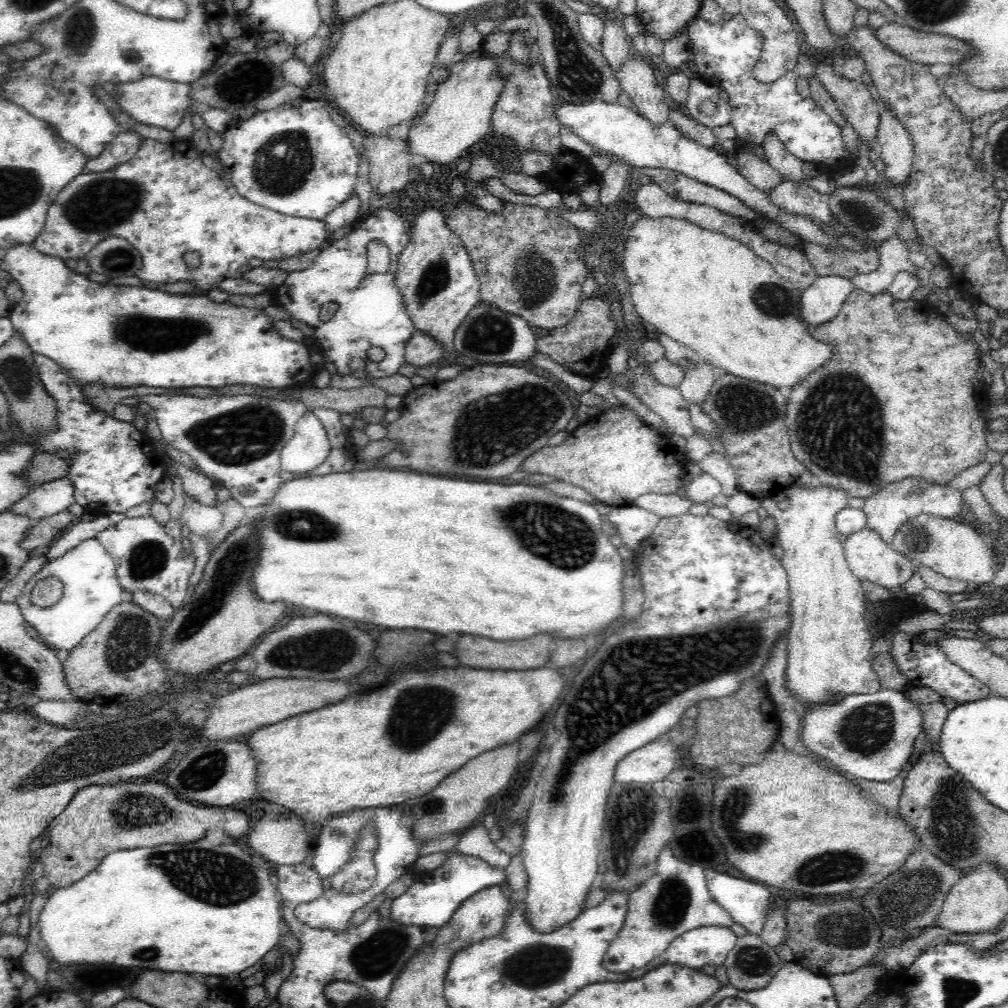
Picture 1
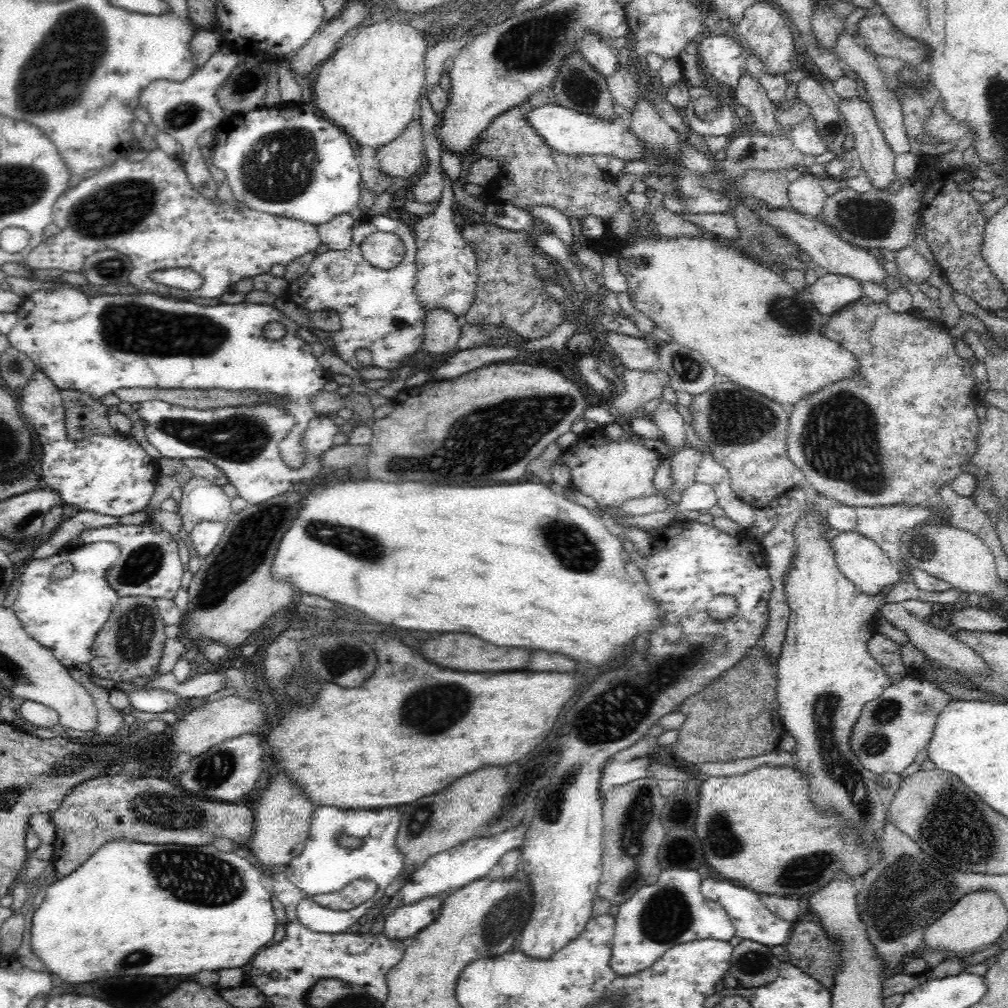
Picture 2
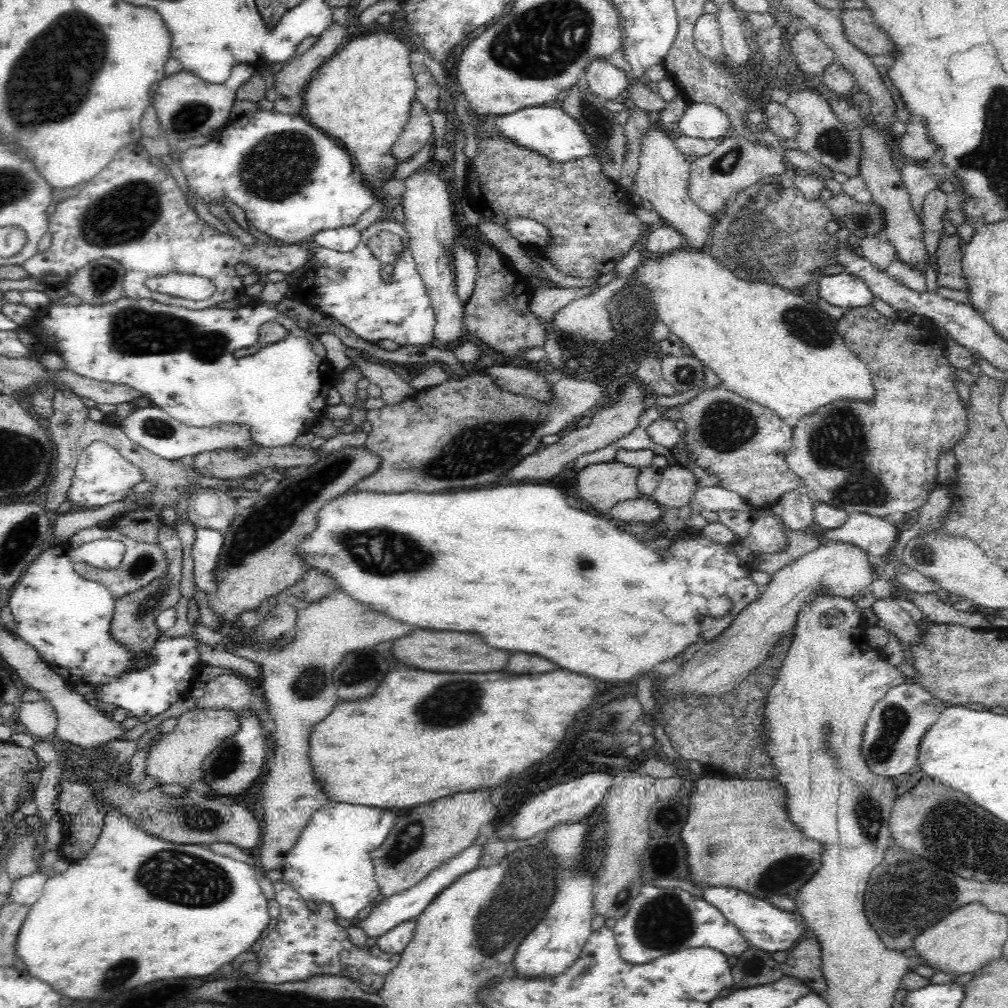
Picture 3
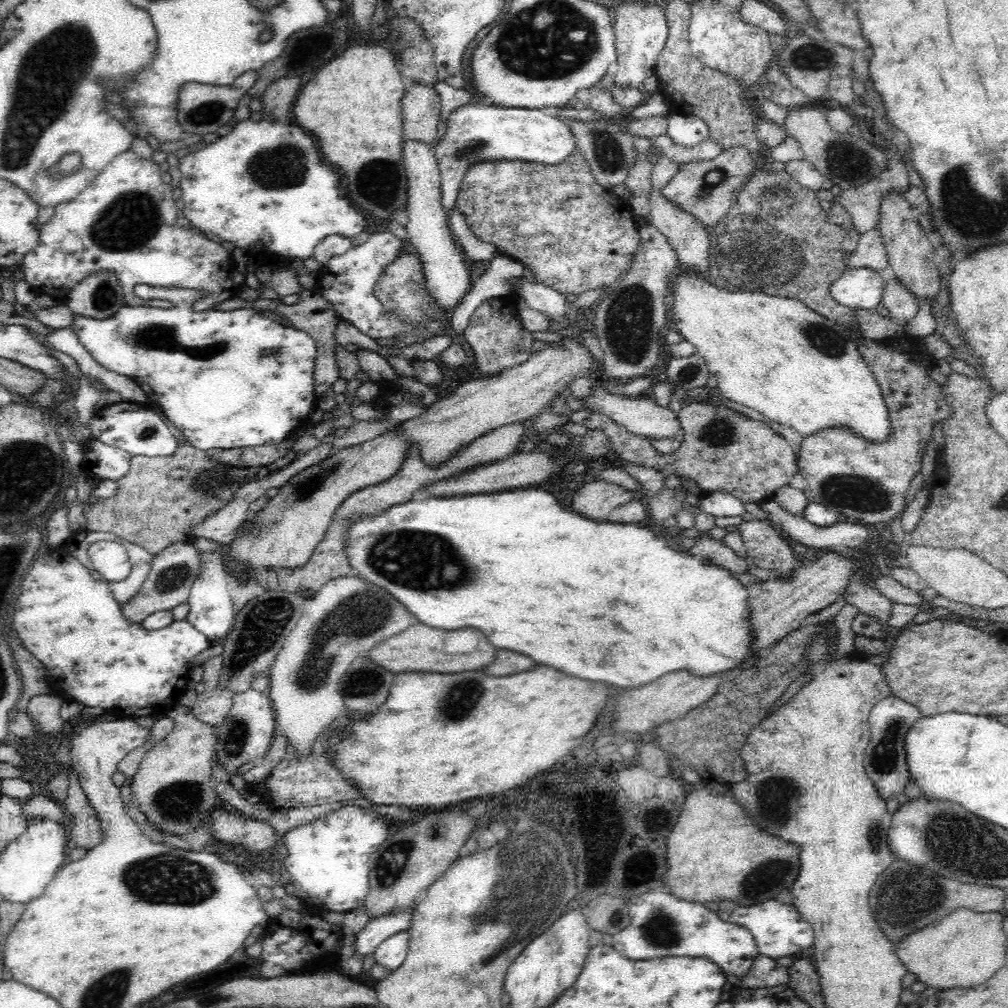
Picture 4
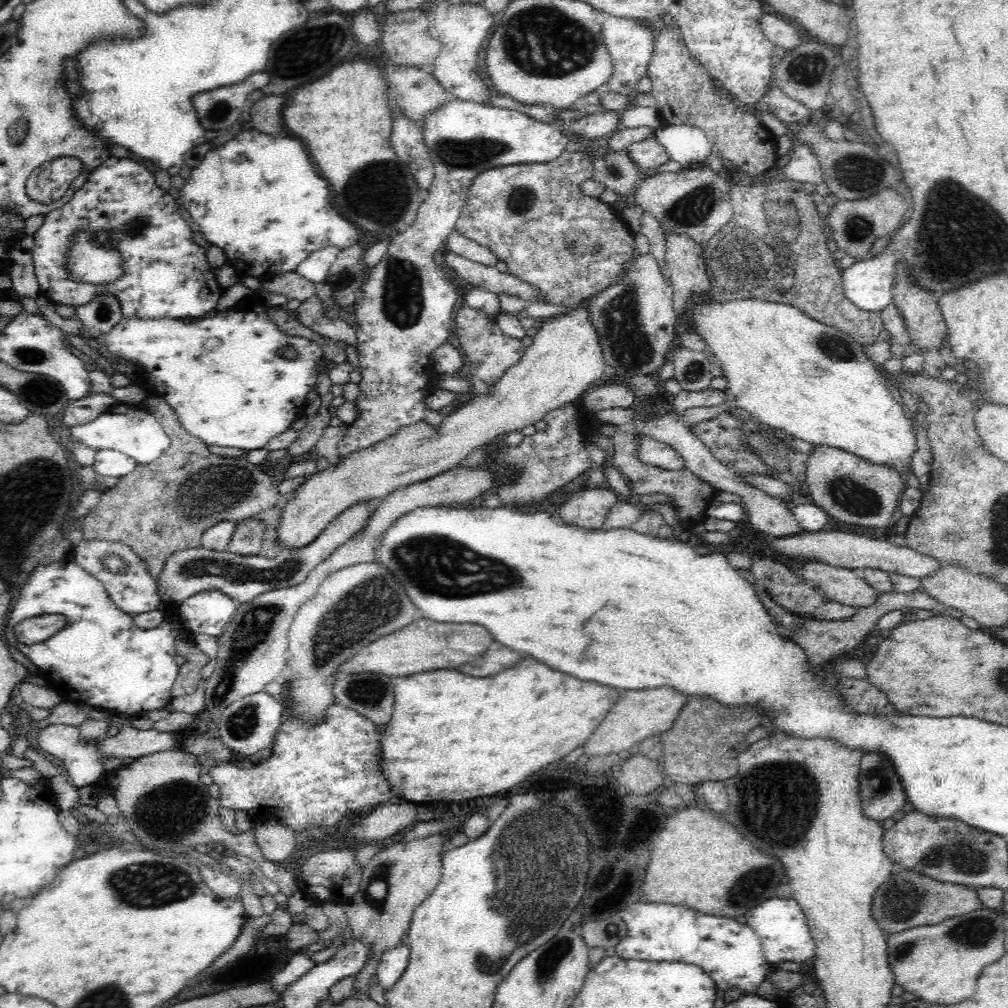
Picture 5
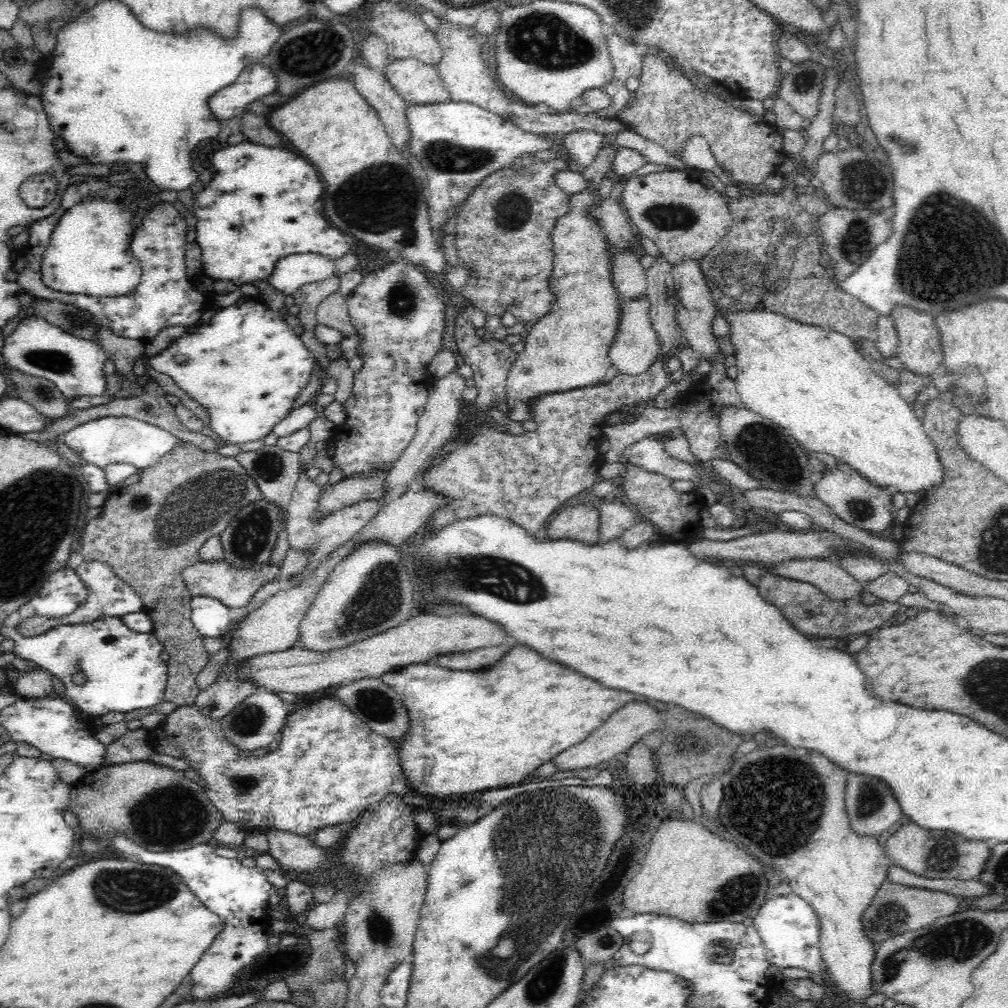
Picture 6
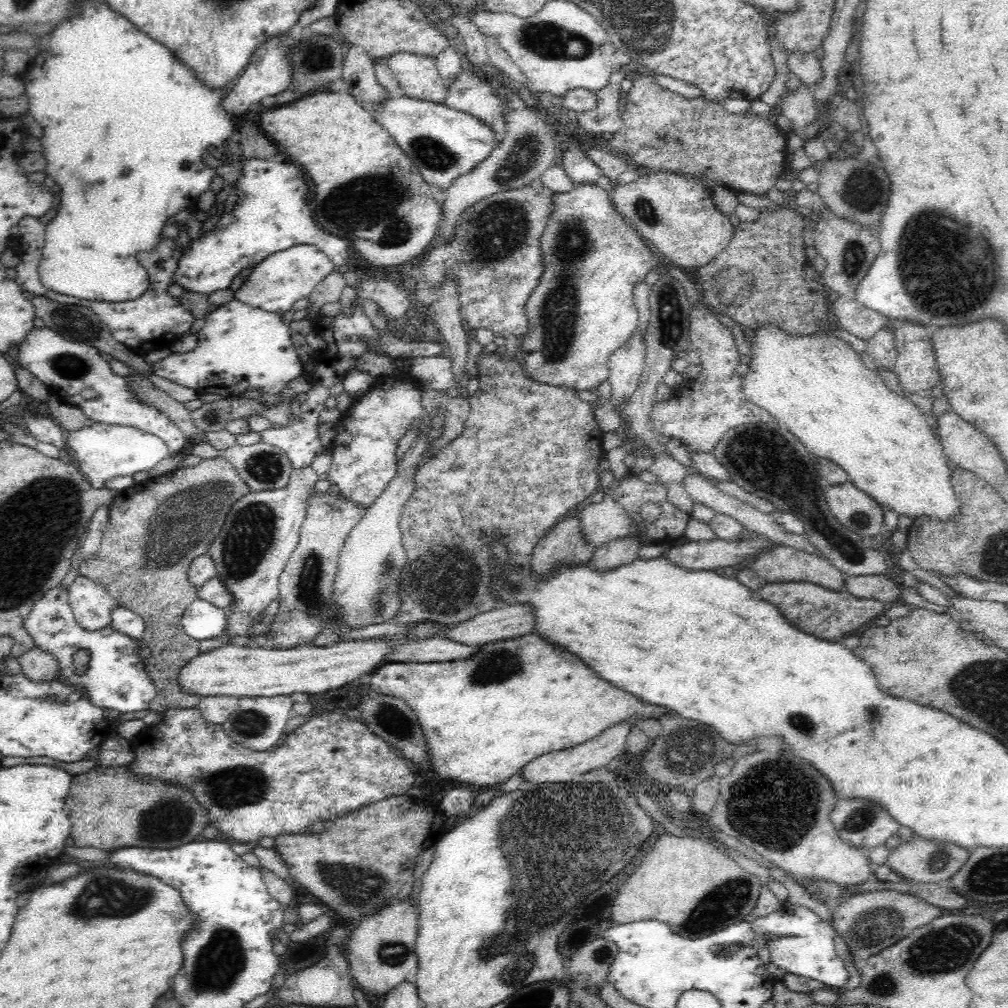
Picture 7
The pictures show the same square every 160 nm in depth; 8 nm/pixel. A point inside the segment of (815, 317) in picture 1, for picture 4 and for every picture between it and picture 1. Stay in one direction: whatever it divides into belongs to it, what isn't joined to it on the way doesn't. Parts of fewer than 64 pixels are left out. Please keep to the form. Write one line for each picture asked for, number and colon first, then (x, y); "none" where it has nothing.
2: (831, 292)
3: (848, 291)
4: (862, 288)

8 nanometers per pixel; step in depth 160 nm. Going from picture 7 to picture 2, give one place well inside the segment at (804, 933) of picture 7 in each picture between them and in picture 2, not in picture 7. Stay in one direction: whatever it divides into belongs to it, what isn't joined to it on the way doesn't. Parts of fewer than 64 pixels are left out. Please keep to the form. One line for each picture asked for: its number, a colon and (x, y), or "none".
2: (752, 921)
3: (771, 929)
4: (779, 930)
5: (781, 925)
6: (789, 929)

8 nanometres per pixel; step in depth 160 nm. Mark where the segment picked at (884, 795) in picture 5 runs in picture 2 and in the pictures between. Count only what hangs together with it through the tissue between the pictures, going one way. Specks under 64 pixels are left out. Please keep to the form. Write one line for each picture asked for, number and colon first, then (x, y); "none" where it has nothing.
2: (893, 729)
3: (898, 721)
4: (884, 760)

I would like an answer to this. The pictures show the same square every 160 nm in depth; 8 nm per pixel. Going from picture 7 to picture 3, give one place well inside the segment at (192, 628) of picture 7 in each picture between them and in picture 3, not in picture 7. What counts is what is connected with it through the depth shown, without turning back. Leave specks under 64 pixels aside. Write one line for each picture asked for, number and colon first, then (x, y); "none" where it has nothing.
3: (208, 544)
4: (210, 611)
5: (209, 612)
6: (210, 617)

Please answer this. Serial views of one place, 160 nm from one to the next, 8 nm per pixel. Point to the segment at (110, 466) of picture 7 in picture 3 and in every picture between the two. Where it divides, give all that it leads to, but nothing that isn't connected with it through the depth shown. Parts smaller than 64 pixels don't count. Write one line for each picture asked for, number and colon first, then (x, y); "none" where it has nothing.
3: (151, 428)
4: (139, 430)
5: (125, 428)
6: (111, 439)

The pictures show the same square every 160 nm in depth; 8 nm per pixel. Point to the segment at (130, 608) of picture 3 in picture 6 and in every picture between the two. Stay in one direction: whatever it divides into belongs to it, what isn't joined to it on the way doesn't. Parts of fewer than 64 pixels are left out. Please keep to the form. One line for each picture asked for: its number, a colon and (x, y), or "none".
4: (173, 570)
5: (242, 578)
6: (234, 587)

